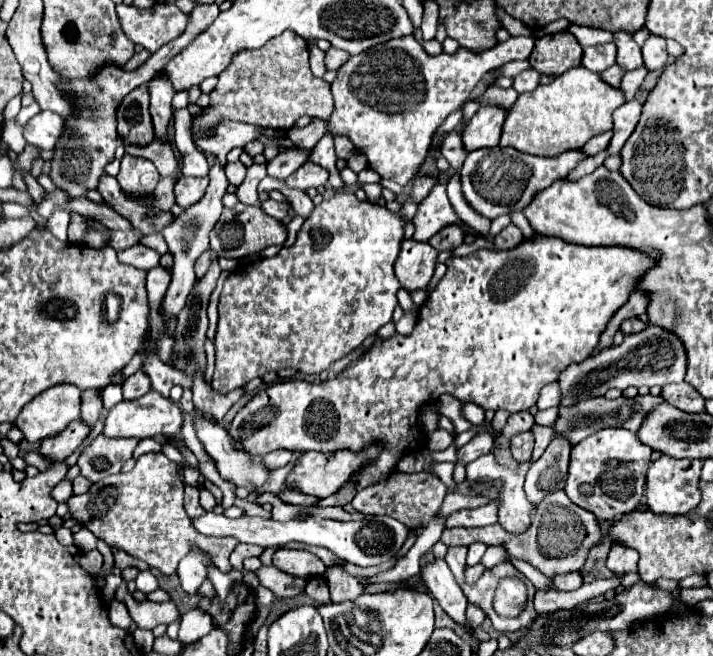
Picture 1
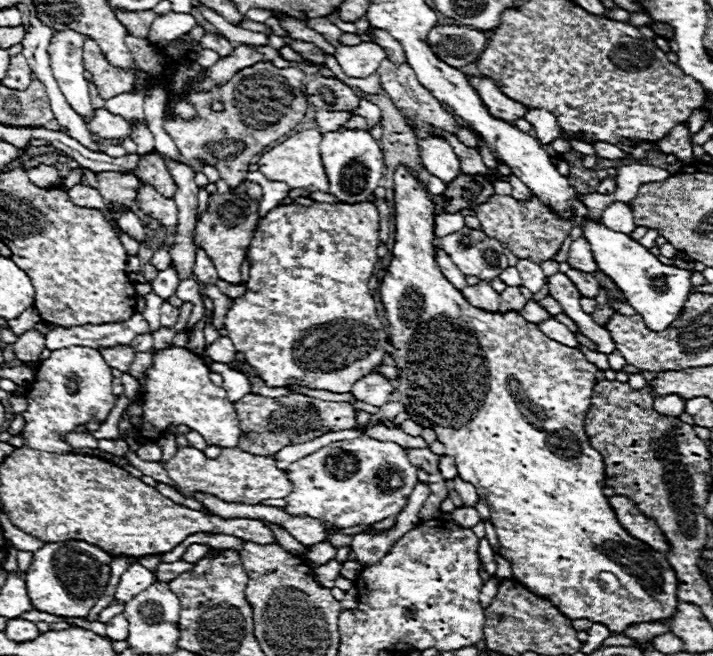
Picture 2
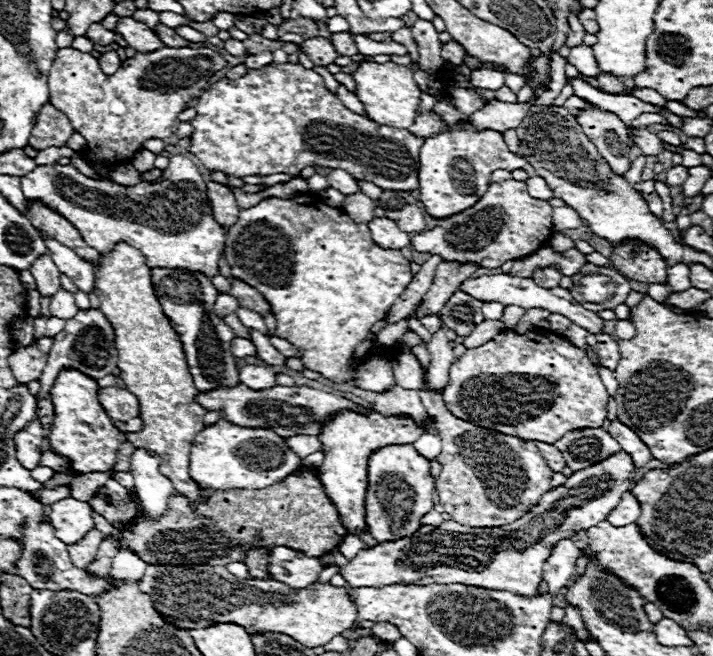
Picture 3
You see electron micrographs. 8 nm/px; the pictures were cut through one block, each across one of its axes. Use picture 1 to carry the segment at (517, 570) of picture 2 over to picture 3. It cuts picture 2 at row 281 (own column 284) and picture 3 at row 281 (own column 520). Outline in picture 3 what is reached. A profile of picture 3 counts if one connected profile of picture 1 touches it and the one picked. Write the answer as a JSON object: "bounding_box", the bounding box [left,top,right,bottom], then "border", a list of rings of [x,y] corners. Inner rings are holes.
{"bounding_box":[224,196,412,382],"border":[[[302,196],[302,198],[264,198],[260,204],[248,208],[248,210],[240,210],[238,214],[238,220],[236,224],[228,230],[226,234],[226,248],[224,248],[224,256],[230,264],[230,270],[232,270],[232,276],[240,278],[242,282],[246,282],[248,286],[256,288],[272,306],[272,312],[276,316],[276,322],[280,322],[282,326],[276,326],[276,336],[292,342],[298,350],[302,350],[302,364],[308,368],[308,370],[314,370],[314,372],[320,372],[324,374],[326,378],[330,380],[336,380],[336,382],[344,382],[344,380],[352,380],[356,376],[356,366],[350,366],[350,354],[352,350],[356,348],[356,344],[360,340],[364,340],[368,334],[370,334],[370,328],[378,322],[378,320],[384,320],[390,306],[396,302],[396,298],[406,290],[406,286],[412,282],[412,270],[410,270],[410,262],[402,256],[400,250],[384,250],[380,248],[372,236],[370,236],[370,230],[366,224],[356,224],[348,214],[344,214],[342,210],[338,208],[330,208],[326,206],[318,196]]]}

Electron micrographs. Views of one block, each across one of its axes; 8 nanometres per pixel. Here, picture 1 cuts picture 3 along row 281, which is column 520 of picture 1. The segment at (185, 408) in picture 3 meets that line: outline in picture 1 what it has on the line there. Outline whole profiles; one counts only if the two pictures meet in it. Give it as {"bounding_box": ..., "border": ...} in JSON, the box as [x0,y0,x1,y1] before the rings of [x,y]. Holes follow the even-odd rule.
{"bounding_box":[500,66,624,158],"border":[[[584,66],[572,68],[554,78],[548,86],[538,86],[536,90],[518,96],[506,114],[500,144],[550,158],[566,150],[582,148],[592,136],[612,130],[612,112],[624,102],[624,92],[606,84],[600,74],[590,72]]]}

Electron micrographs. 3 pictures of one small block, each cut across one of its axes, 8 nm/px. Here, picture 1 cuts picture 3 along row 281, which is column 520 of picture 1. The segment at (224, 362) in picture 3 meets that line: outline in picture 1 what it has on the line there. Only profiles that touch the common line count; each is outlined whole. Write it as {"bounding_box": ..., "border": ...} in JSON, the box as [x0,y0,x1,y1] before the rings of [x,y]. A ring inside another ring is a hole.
{"bounding_box":[460,146,588,220],"border":[[[502,146],[472,150],[466,156],[464,166],[460,170],[462,192],[476,212],[486,214],[486,218],[494,220],[500,214],[522,210],[538,188],[546,188],[546,184],[552,184],[558,178],[566,178],[586,158],[588,154],[584,154],[582,150],[562,152],[562,156],[556,156],[556,158],[538,158],[532,154],[522,154],[514,148],[502,148]]]}

